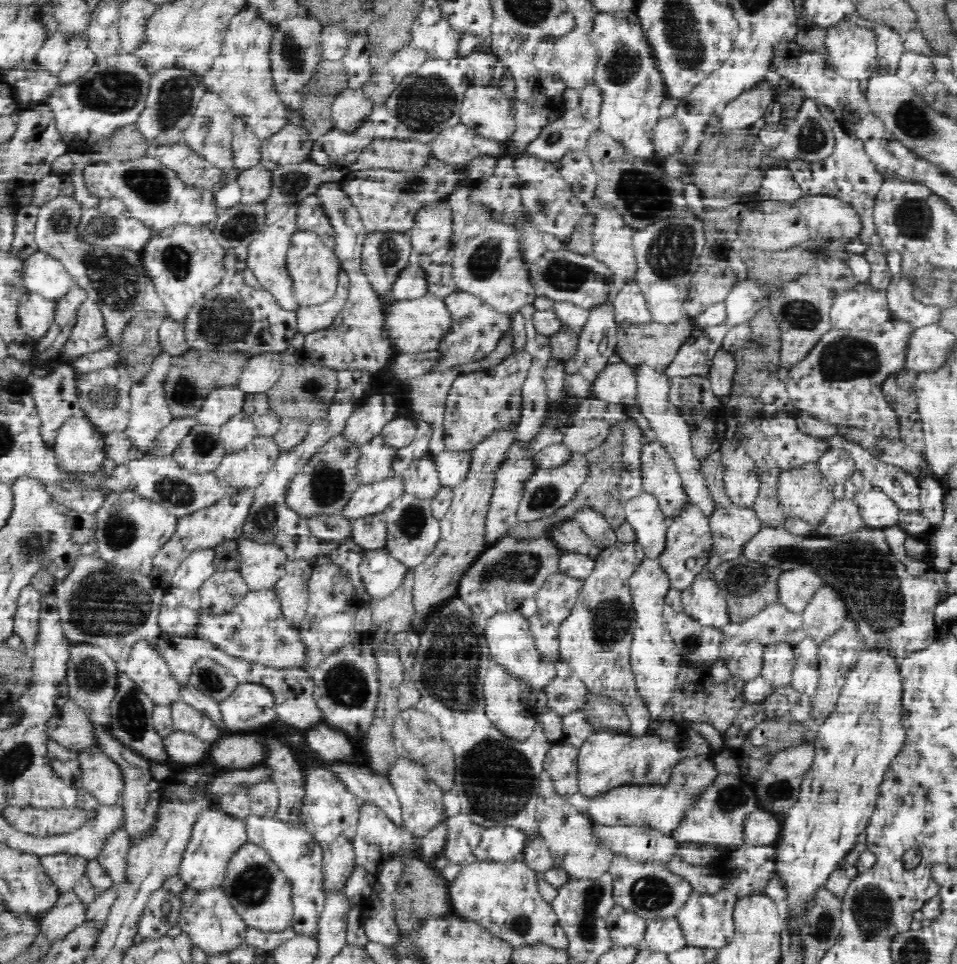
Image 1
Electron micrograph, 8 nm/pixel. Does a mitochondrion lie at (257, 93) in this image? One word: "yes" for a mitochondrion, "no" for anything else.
no

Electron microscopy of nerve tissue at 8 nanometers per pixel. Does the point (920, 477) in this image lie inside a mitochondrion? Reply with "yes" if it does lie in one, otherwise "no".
no

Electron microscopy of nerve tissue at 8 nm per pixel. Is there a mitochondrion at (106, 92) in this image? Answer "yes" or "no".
yes

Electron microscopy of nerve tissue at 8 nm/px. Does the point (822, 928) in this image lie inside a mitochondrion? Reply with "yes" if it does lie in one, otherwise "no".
yes

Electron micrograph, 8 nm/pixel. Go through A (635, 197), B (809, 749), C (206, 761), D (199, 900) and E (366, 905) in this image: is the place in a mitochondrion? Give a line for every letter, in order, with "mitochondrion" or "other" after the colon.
A: mitochondrion
B: other
C: other
D: other
E: other

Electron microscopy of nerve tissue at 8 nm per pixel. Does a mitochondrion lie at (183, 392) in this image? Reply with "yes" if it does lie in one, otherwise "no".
yes

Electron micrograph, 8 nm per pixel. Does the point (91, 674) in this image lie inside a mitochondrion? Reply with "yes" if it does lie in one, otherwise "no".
yes

